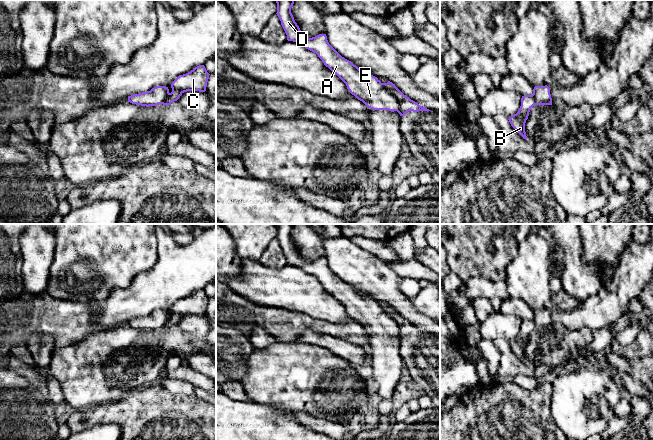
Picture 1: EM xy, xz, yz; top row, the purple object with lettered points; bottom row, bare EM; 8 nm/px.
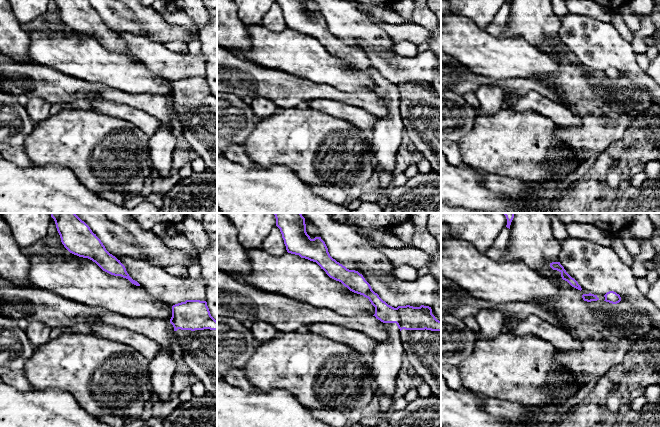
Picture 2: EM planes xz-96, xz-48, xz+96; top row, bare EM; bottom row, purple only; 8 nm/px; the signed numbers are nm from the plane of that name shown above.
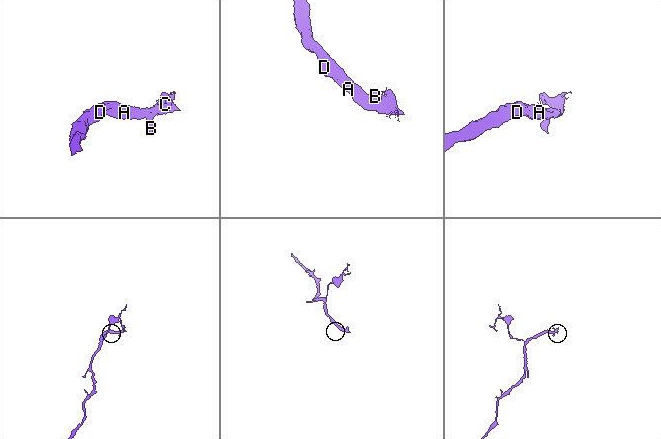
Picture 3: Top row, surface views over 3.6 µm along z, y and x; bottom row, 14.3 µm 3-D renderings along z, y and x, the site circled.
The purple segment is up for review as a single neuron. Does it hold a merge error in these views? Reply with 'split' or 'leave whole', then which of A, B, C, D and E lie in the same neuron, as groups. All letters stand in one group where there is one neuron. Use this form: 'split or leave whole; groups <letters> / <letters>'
split; groups A D E / B C

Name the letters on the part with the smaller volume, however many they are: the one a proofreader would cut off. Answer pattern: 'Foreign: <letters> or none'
Foreign: B, C

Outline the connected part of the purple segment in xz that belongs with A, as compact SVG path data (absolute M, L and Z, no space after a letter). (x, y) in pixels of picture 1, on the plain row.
M275 224L277 240L288 265L299 266L316 277L324 289L334 296L347 310L349 316L373 334L398 334L397 323L382 309L381 305L360 294L351 285L342 281L328 266L326 258L309 262L302 257L291 237L295 224Z

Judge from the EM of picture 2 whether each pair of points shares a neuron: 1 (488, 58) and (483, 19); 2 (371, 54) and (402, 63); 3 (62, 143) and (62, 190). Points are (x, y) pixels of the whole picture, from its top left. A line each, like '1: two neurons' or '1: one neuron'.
1: two neurons
2: one neuron
3: two neurons

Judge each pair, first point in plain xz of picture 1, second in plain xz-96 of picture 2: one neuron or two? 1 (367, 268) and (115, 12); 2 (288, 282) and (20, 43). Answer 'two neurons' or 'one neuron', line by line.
1: one neuron
2: two neurons

